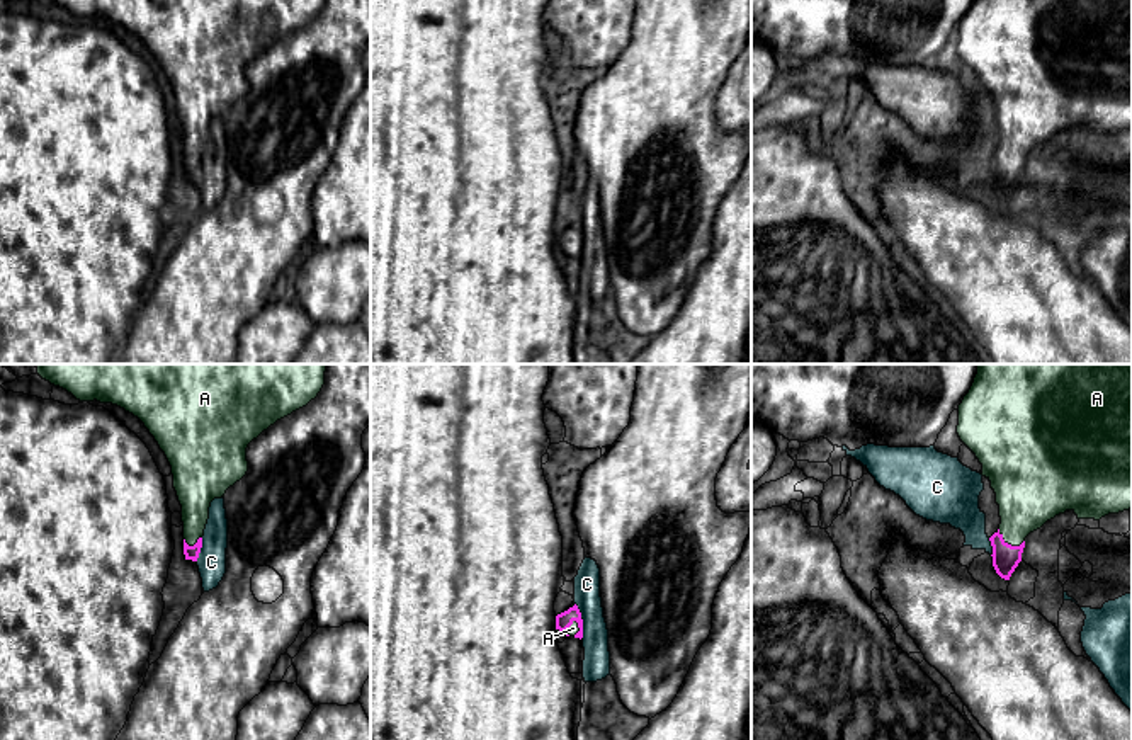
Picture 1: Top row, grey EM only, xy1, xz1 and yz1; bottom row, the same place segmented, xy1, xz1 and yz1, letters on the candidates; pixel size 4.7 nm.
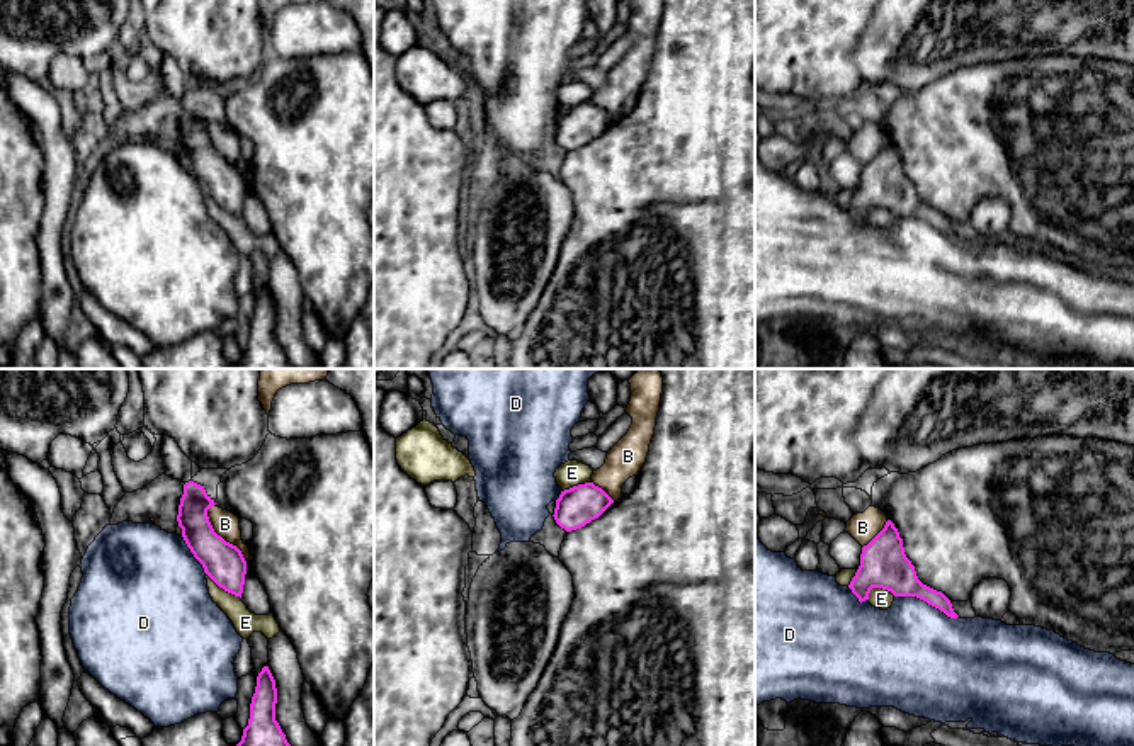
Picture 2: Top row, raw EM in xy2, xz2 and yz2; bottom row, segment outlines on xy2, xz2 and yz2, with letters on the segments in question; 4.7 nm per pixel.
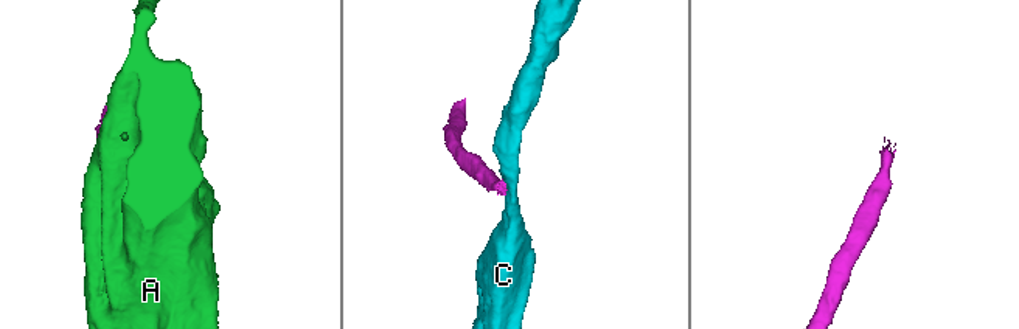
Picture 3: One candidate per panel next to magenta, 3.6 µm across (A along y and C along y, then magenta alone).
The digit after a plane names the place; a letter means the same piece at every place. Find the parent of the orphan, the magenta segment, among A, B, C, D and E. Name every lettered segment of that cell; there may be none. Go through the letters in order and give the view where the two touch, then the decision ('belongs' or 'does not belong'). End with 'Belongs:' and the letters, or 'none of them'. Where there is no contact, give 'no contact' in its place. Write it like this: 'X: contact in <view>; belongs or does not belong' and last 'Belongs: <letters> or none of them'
A: contact in yz1; belongs
B: contact in xy2; does not belong
C: contact in xz1; does not belong
D: contact in yz2; does not belong
E: contact in xy2; does not belong
Belongs: A

